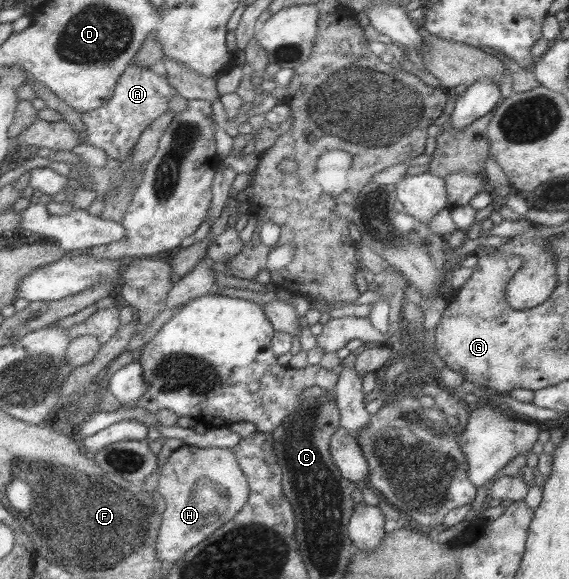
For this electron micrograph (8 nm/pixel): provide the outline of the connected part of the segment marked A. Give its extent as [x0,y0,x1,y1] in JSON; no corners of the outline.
[81,64,175,162]

